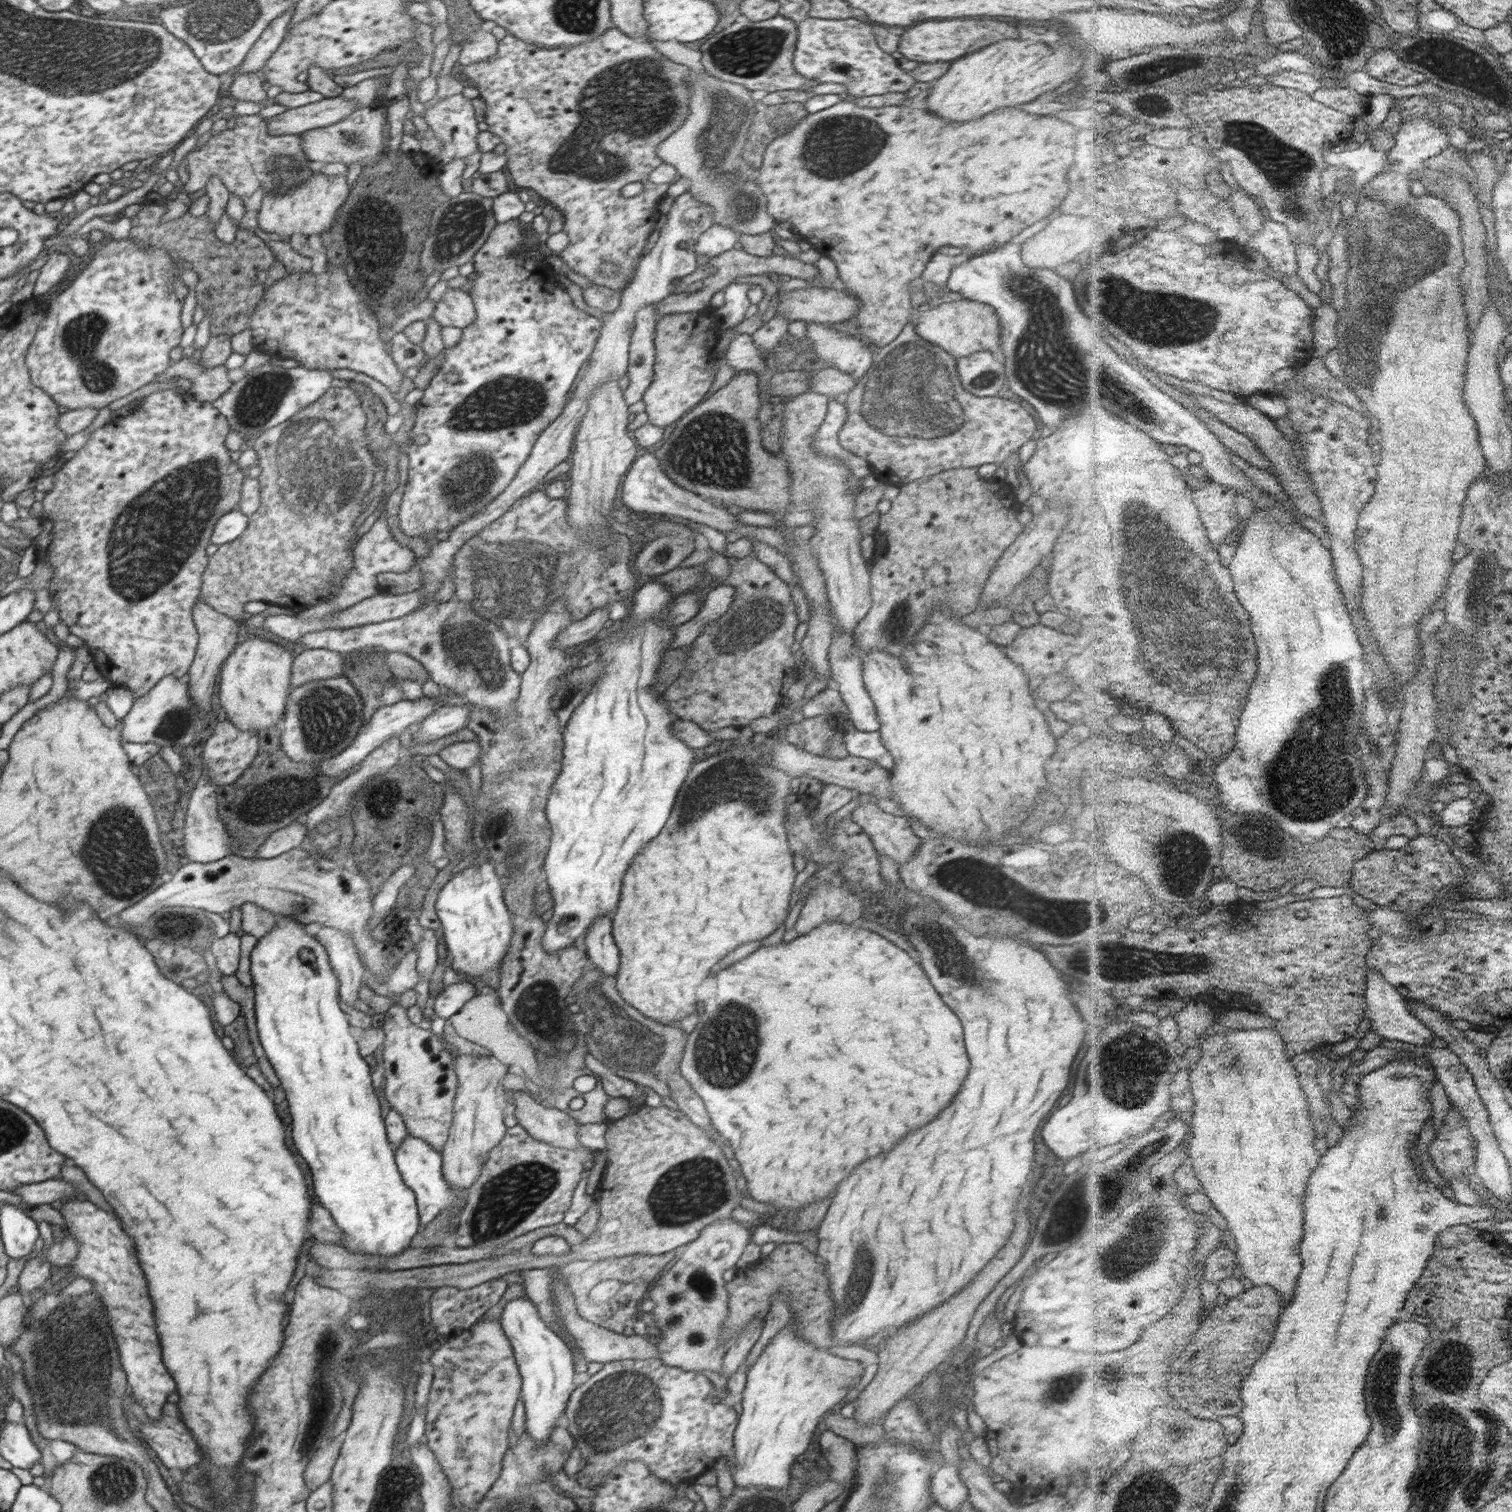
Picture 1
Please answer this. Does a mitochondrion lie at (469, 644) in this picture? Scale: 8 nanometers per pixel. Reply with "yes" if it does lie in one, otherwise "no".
yes

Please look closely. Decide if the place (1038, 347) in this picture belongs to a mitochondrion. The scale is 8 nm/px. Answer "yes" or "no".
yes

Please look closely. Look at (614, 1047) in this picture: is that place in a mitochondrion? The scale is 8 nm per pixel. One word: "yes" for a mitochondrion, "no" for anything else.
yes

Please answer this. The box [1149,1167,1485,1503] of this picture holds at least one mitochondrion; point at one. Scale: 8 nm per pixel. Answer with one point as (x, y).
(1447, 1367)

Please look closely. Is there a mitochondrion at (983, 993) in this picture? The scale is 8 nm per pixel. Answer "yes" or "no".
yes

